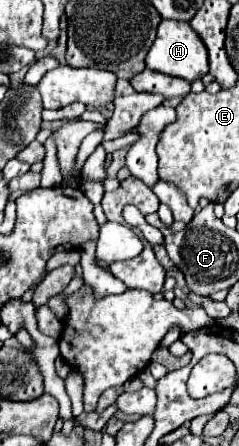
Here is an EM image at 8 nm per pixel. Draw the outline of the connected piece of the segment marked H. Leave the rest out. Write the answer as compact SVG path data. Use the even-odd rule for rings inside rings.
M162 20L158 24L156 40L146 54L146 68L192 82L196 78L202 78L204 74L208 74L208 52L206 52L206 46L202 44L200 36L190 28L190 24Z

